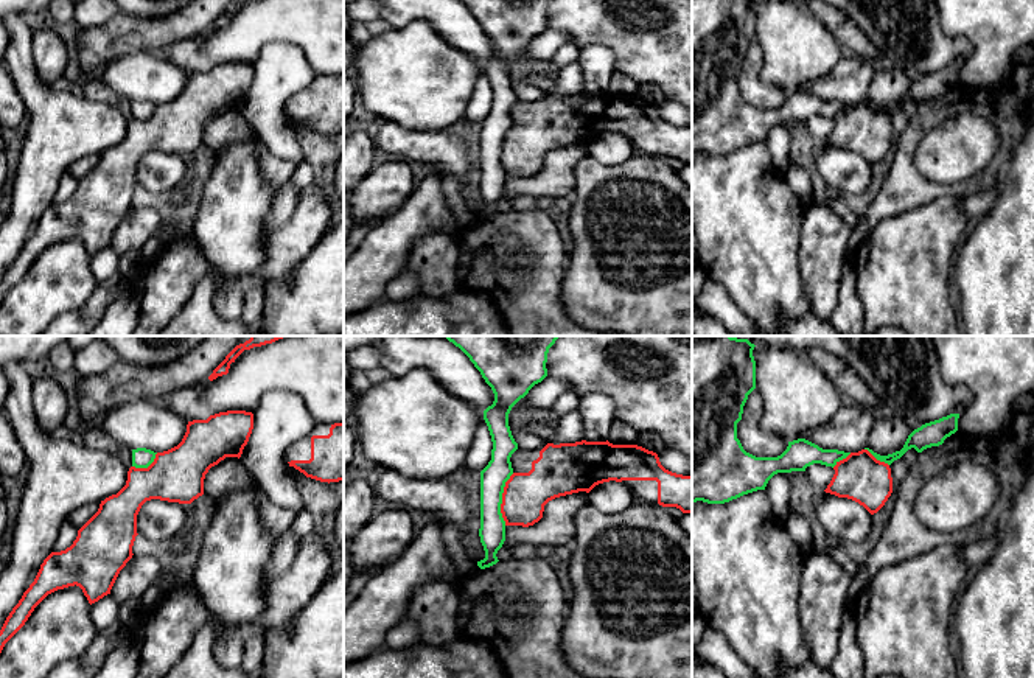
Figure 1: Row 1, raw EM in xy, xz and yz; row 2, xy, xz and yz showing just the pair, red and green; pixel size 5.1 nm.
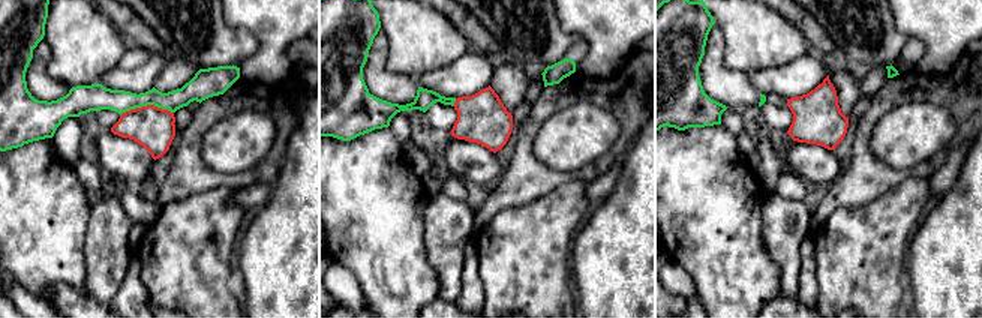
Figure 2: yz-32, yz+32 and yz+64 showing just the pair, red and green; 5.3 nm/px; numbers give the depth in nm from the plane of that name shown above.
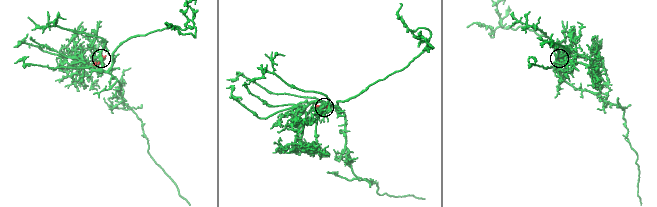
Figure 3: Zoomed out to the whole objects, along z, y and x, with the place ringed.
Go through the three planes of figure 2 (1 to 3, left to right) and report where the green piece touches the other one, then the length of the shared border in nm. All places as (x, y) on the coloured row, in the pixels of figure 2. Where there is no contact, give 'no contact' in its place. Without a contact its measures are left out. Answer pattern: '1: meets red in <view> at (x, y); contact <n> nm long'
1: meets red in yz-32 at (147, 105); contact 280 nm long
2: meets red in yz+32 at (455, 102); contact 50 nm long
3: no contact

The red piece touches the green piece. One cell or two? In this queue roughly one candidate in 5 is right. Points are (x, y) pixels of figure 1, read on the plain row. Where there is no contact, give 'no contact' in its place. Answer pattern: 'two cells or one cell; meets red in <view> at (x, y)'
two cells; meets red in xz at (503, 151)

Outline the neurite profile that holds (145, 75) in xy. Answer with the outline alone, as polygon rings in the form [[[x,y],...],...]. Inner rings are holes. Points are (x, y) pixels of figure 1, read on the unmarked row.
[[[138,51],[106,65],[104,82],[131,101],[163,104],[177,98],[188,73],[160,53]]]

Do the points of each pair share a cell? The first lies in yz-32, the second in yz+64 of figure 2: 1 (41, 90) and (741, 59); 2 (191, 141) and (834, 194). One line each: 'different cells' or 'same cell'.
1: different cells
2: same cell

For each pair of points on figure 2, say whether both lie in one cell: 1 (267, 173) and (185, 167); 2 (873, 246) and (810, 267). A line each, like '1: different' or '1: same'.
1: same
2: different

